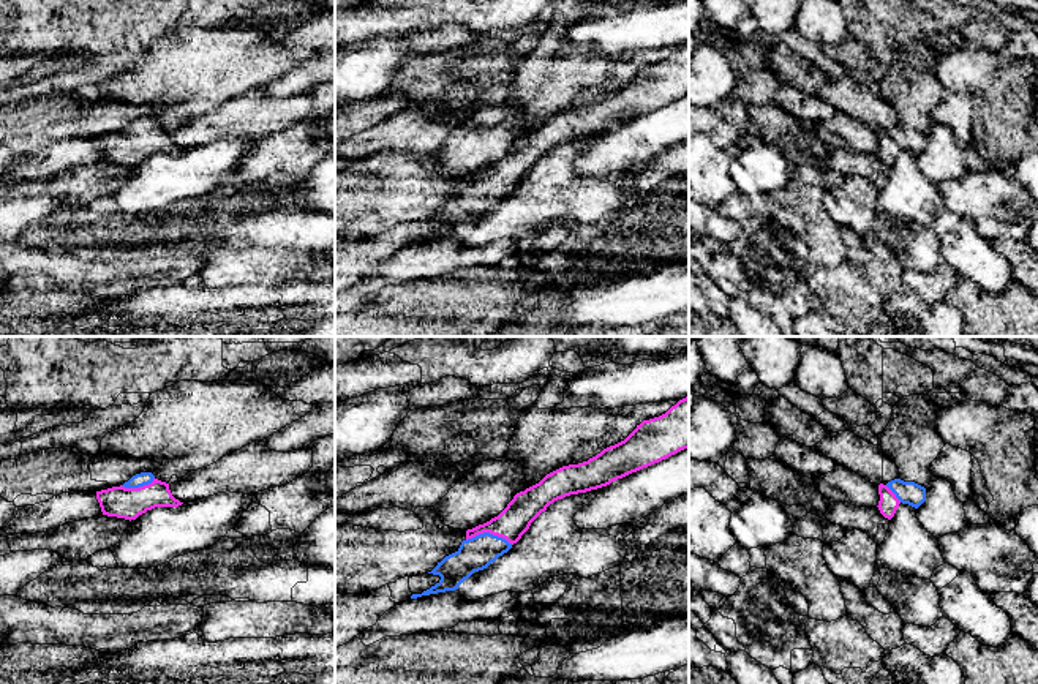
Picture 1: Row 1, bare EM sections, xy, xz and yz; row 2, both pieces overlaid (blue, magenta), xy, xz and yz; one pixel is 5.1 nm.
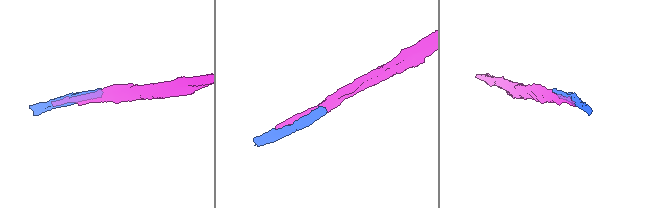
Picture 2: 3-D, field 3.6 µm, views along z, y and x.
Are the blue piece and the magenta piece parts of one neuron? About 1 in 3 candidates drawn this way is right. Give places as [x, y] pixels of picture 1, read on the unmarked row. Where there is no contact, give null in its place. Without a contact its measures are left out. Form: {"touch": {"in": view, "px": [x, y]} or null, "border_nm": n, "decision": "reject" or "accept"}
{"touch": {"in": "xz", "px": [488, 179]}, "border_nm": 240, "decision": "accept"}

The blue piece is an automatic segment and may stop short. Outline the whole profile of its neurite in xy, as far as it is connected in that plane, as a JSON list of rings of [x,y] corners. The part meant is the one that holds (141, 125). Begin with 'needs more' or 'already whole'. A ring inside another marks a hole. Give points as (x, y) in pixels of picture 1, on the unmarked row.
needs more; [[[152,118],[133,122],[120,133],[96,137],[103,161],[136,166],[155,153],[179,153],[169,130],[158,126]]]

